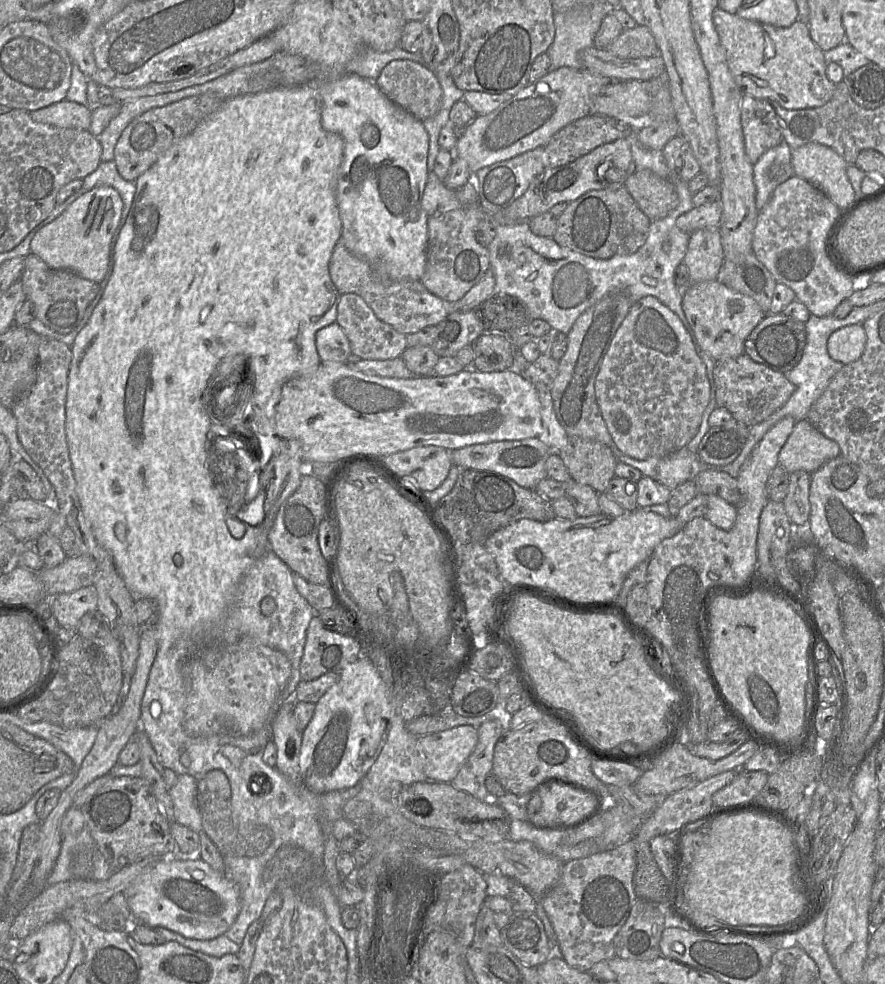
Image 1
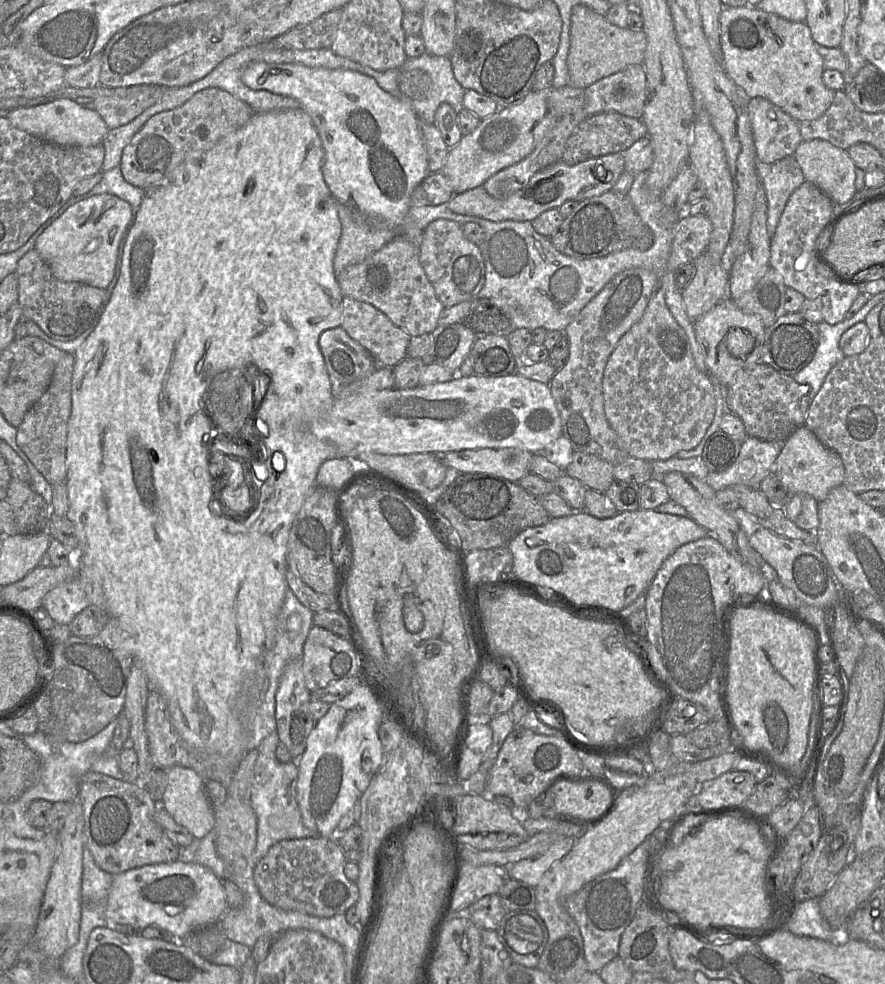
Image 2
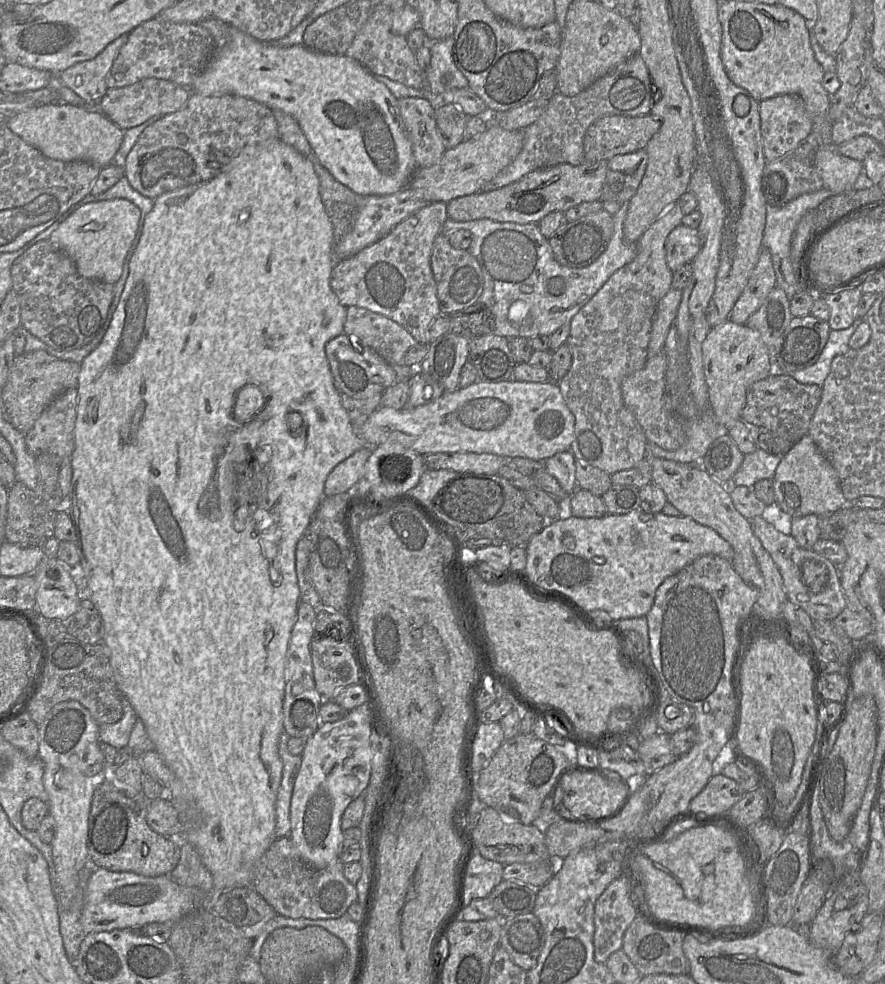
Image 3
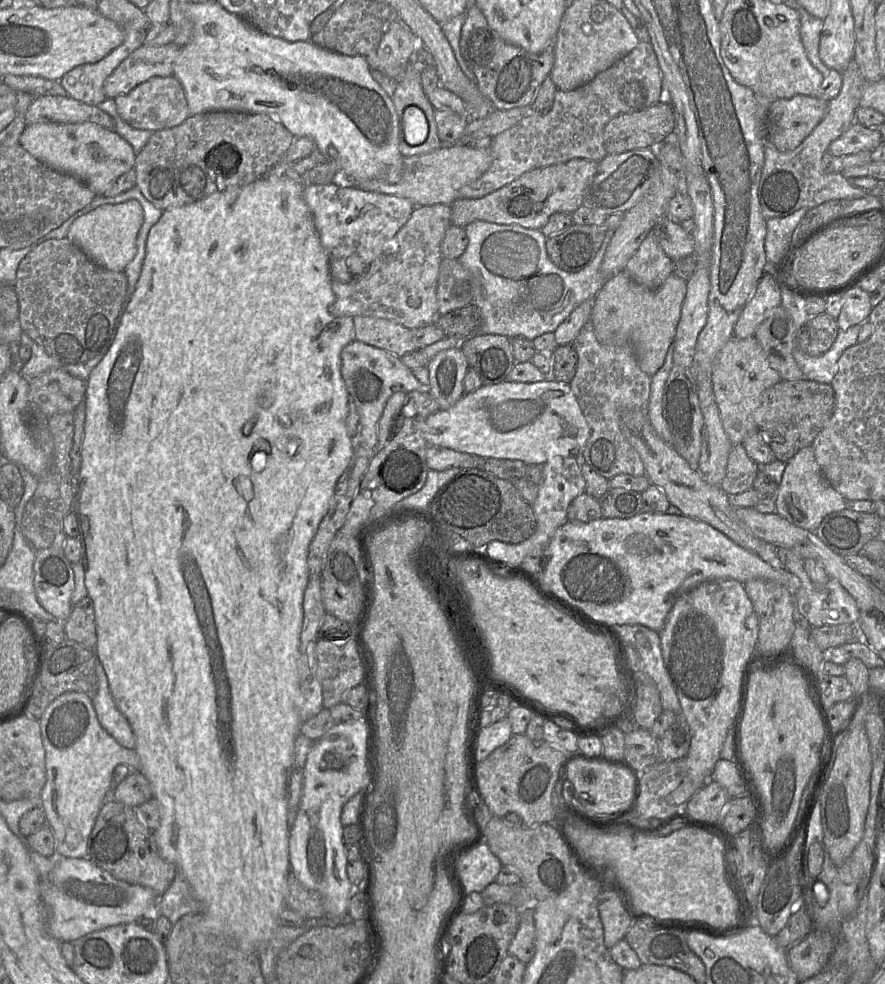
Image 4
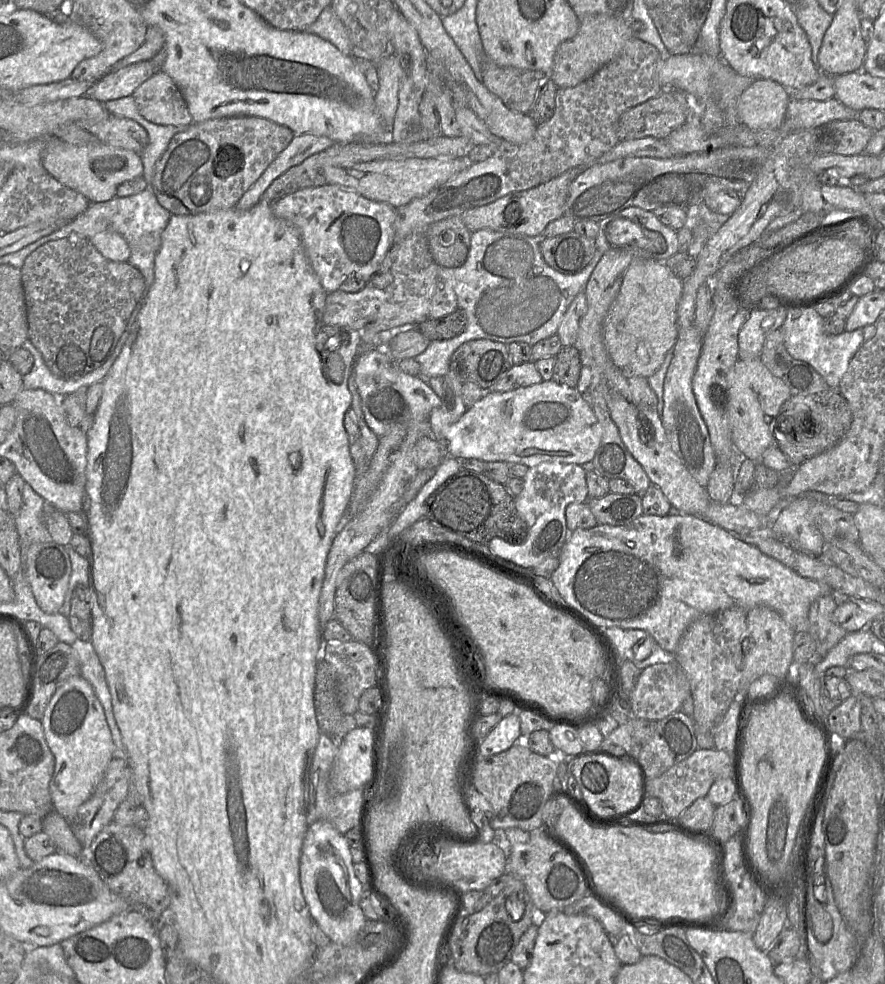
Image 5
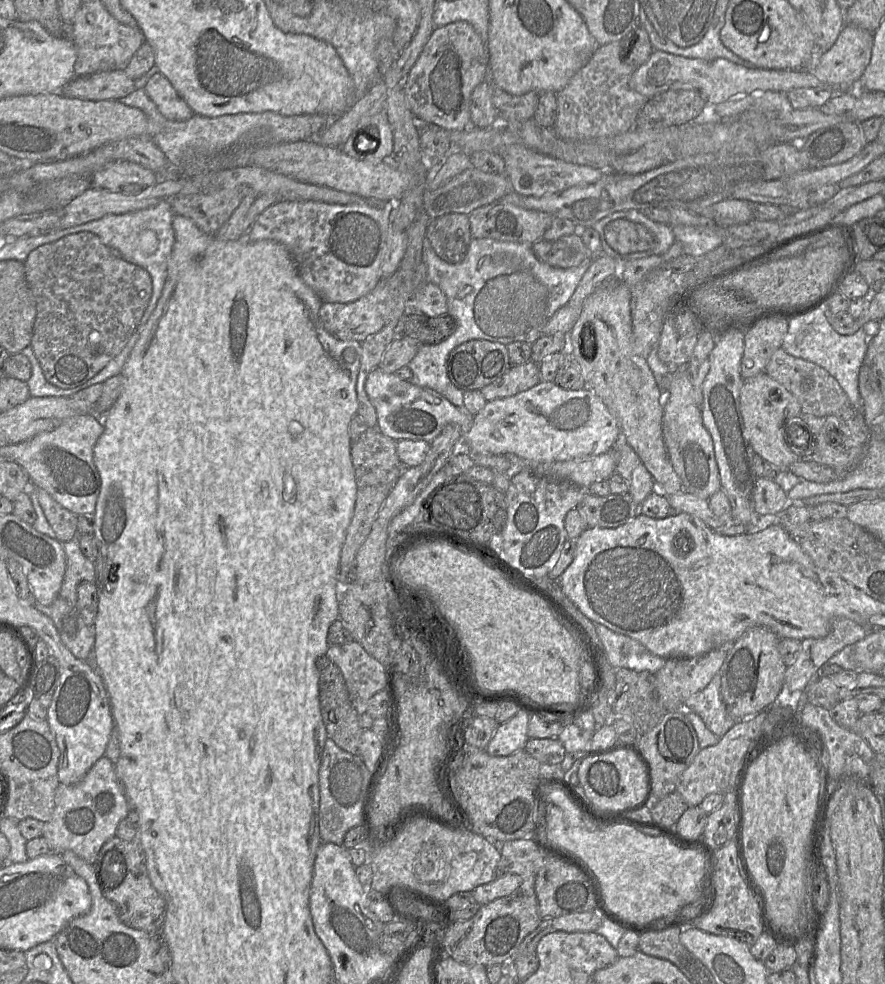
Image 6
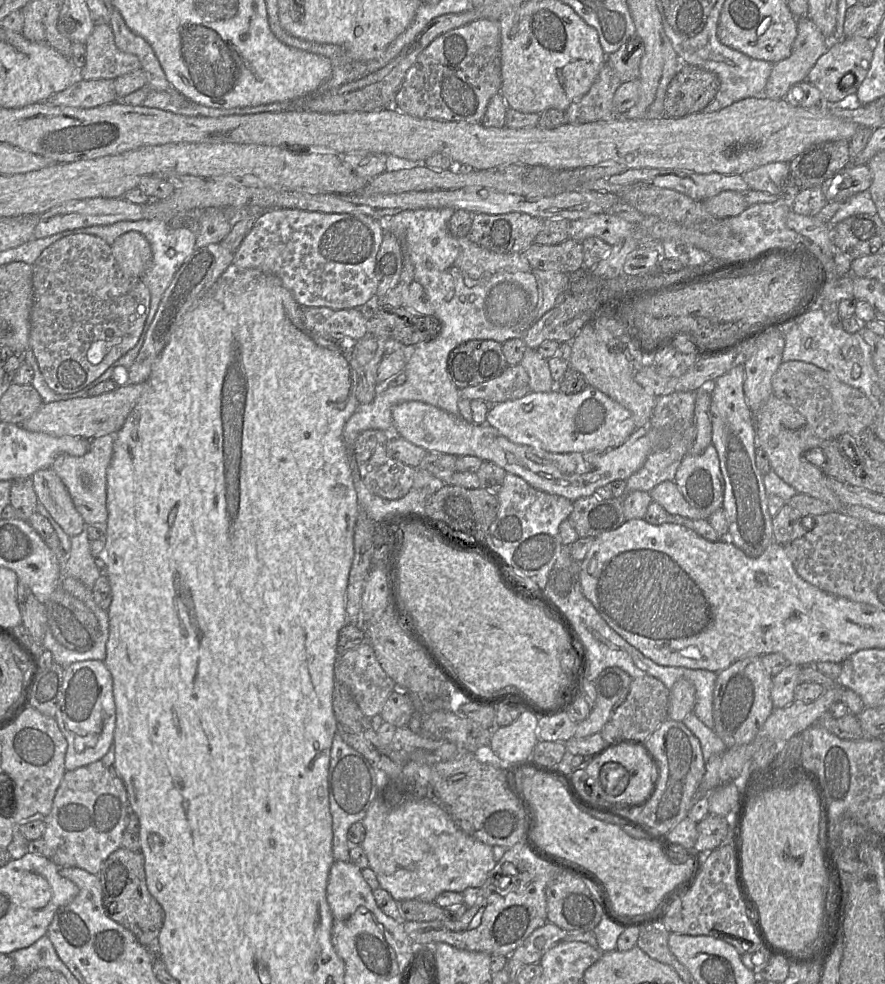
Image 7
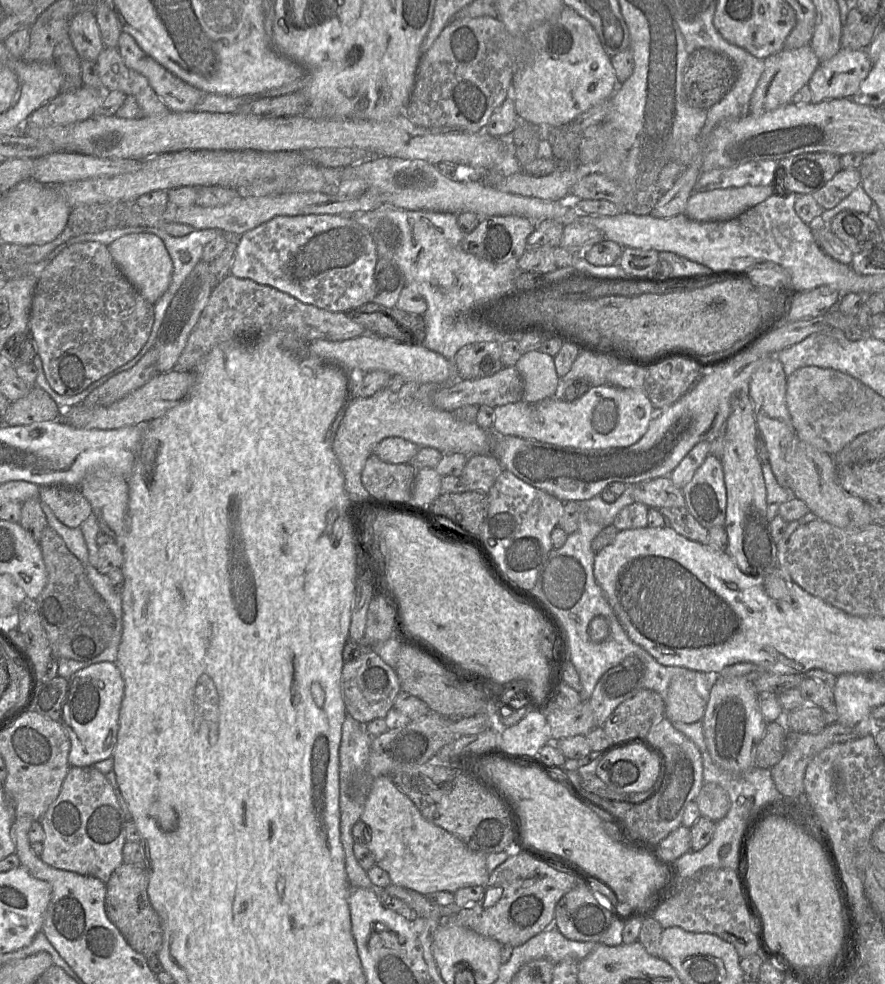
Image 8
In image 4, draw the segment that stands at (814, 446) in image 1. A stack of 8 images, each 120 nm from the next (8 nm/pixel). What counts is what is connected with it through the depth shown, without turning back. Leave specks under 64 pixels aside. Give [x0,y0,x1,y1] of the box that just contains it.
[774,446,846,532]

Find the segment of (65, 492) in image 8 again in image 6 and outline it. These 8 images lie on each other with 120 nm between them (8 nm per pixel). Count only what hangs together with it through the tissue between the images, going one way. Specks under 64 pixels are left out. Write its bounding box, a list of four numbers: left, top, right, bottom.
[34,486,78,543]

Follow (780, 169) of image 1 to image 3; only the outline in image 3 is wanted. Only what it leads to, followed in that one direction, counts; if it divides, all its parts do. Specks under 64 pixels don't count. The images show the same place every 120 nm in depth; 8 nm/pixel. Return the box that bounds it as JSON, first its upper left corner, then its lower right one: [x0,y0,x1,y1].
[762,188,834,300]

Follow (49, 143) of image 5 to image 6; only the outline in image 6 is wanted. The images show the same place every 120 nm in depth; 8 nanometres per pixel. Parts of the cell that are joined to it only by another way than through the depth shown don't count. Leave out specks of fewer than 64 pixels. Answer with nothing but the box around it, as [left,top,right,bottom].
[91,160,158,192]

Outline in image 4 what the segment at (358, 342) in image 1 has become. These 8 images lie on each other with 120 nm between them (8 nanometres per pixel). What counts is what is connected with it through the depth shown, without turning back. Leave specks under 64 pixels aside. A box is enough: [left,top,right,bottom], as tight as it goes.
[353,317,416,358]

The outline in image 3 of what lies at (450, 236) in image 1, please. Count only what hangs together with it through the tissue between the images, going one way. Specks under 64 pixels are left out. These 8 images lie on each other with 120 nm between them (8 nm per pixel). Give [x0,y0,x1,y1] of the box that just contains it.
[430,232,484,315]

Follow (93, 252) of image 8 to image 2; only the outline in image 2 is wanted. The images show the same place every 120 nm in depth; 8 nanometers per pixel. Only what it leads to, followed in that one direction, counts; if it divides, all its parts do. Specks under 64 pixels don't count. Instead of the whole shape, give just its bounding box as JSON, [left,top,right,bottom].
[15,248,105,342]

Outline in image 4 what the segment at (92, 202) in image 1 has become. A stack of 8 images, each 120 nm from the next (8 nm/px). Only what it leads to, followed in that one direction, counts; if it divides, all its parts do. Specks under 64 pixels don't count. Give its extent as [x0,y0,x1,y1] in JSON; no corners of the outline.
[67,200,143,271]

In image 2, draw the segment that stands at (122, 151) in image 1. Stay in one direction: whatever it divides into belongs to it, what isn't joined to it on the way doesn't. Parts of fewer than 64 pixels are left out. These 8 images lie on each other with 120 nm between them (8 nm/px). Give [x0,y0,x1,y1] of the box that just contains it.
[120,88,256,190]

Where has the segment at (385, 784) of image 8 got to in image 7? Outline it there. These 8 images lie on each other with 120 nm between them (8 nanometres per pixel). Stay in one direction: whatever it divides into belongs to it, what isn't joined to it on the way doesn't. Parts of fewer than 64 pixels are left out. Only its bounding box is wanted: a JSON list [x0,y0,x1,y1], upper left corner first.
[360,782,497,902]

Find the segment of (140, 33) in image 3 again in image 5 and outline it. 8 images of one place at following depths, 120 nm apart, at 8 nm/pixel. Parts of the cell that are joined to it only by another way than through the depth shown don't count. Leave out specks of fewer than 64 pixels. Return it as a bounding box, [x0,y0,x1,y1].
[85,60,157,103]

